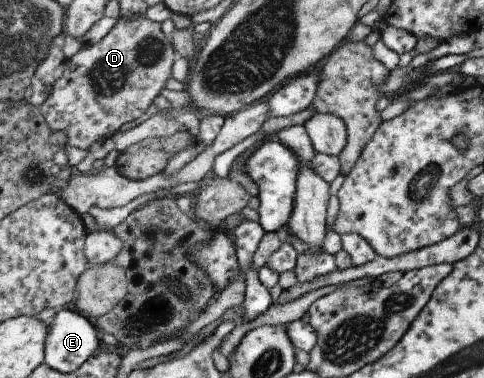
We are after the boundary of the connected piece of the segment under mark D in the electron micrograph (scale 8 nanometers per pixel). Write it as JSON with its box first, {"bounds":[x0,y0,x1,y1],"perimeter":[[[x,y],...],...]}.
{"bounds":[40,16,178,150],"perimeter":[[[144,16],[128,19],[127,17],[121,17],[121,19],[111,28],[109,33],[97,43],[88,45],[83,44],[79,51],[70,57],[66,62],[65,71],[62,78],[59,78],[52,86],[52,91],[47,100],[40,106],[44,118],[47,120],[48,126],[52,131],[61,130],[67,135],[67,142],[69,146],[88,150],[95,142],[102,139],[113,138],[118,133],[120,128],[126,124],[126,122],[132,122],[132,120],[138,120],[146,114],[146,110],[152,106],[152,102],[156,102],[156,96],[162,92],[162,88],[166,86],[166,80],[172,78],[174,71],[174,63],[178,54],[175,52],[175,46],[172,40],[168,40],[160,28],[159,22],[154,22]]]}

